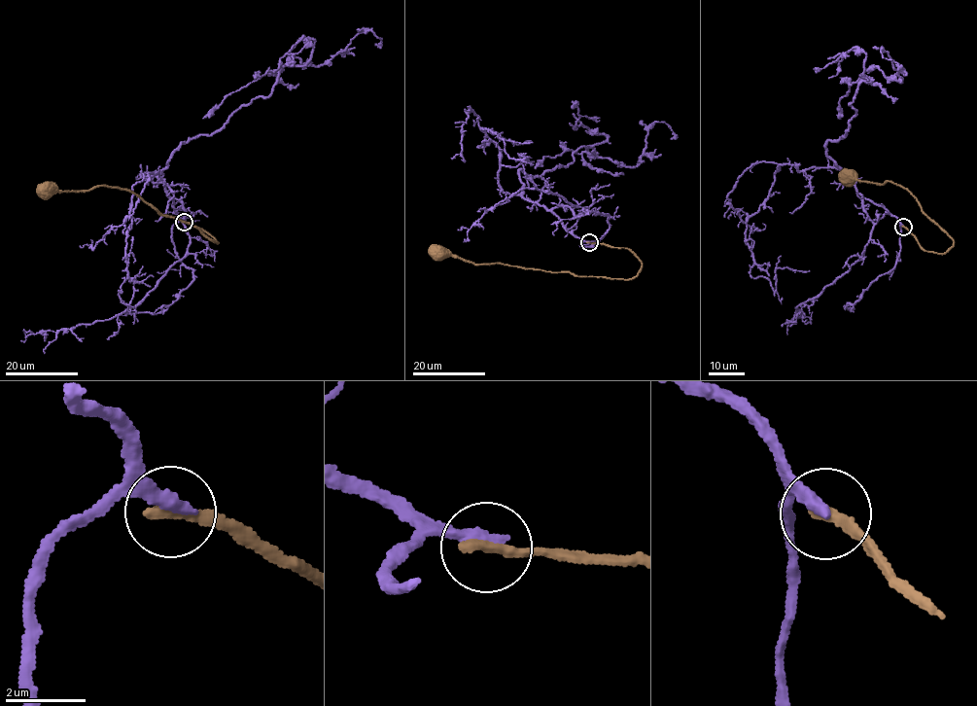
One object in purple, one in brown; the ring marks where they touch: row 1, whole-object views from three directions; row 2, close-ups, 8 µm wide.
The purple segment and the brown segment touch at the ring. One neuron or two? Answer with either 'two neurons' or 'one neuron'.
two neurons

